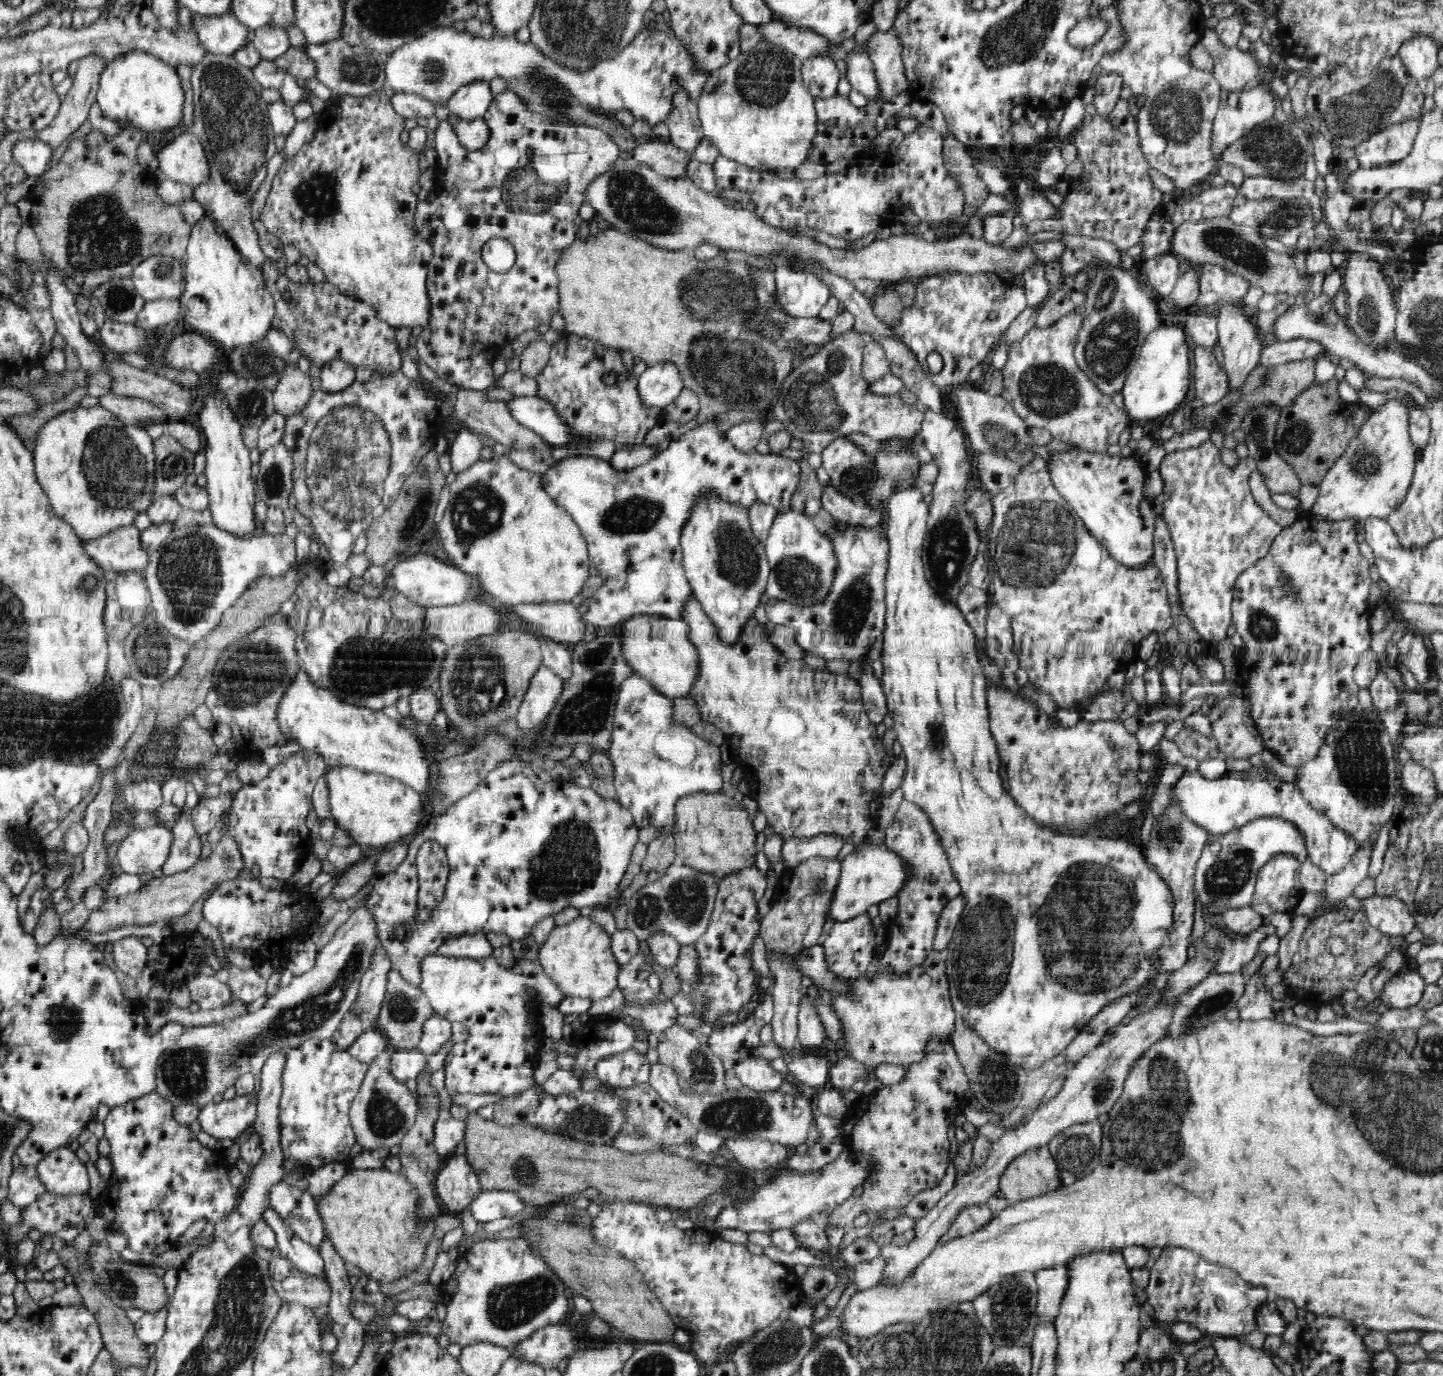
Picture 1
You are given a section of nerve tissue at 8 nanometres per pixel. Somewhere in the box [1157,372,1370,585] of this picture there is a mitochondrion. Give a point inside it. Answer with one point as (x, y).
(1295, 438)

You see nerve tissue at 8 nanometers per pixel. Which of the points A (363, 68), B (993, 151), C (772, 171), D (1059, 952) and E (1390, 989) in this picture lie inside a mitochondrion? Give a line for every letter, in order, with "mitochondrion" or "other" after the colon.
A: mitochondrion
B: other
C: other
D: mitochondrion
E: other

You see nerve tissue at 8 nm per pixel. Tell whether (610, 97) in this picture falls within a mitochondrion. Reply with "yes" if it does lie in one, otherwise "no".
no

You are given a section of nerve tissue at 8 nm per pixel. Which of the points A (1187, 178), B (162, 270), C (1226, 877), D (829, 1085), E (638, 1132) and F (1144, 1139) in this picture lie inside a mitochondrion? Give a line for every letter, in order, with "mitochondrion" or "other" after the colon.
A: other
B: mitochondrion
C: mitochondrion
D: other
E: mitochondrion
F: mitochondrion

